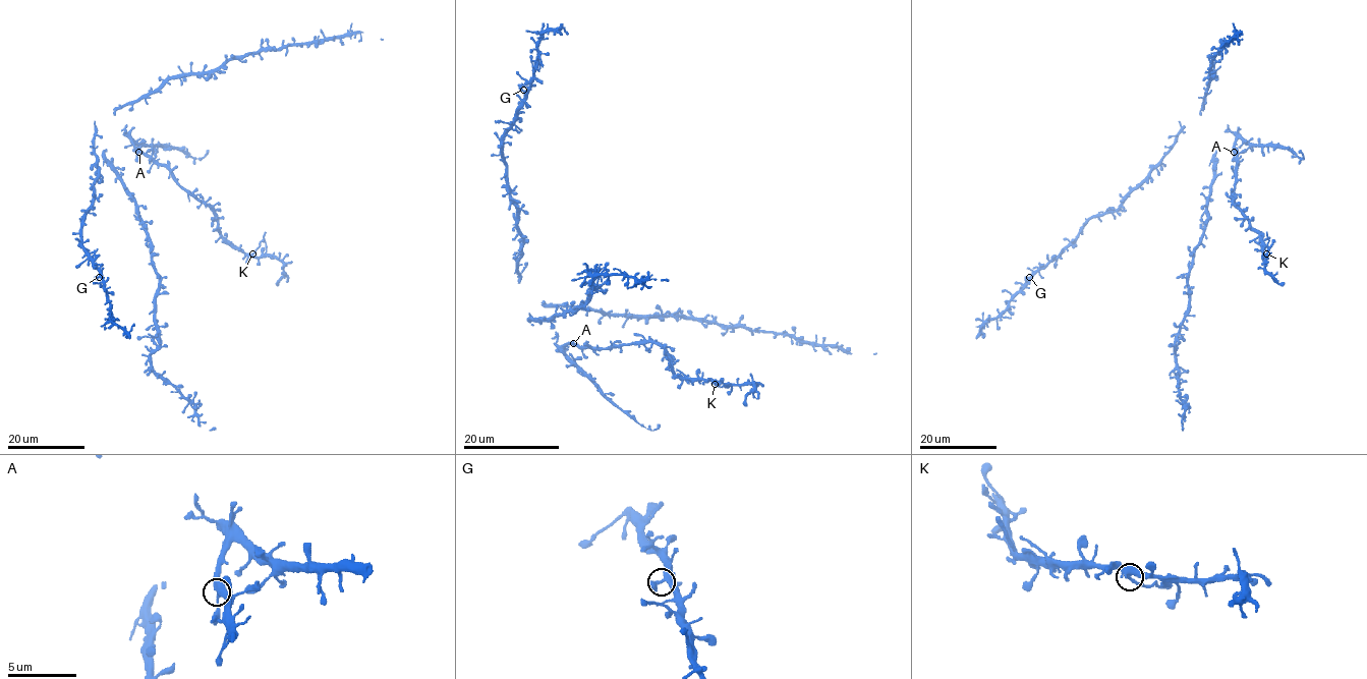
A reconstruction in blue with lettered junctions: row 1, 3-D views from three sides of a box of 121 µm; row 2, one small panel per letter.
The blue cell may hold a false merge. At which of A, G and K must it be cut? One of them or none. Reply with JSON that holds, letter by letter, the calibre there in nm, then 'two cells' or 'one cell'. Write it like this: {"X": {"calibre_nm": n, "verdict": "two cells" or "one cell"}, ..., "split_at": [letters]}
{"A": {"calibre_nm": 400, "verdict": "one cell"}, "G": {"calibre_nm": 280, "verdict": "one cell"}, "K": {"calibre_nm": 320, "verdict": "two cells"}, "split_at": ["K"]}

